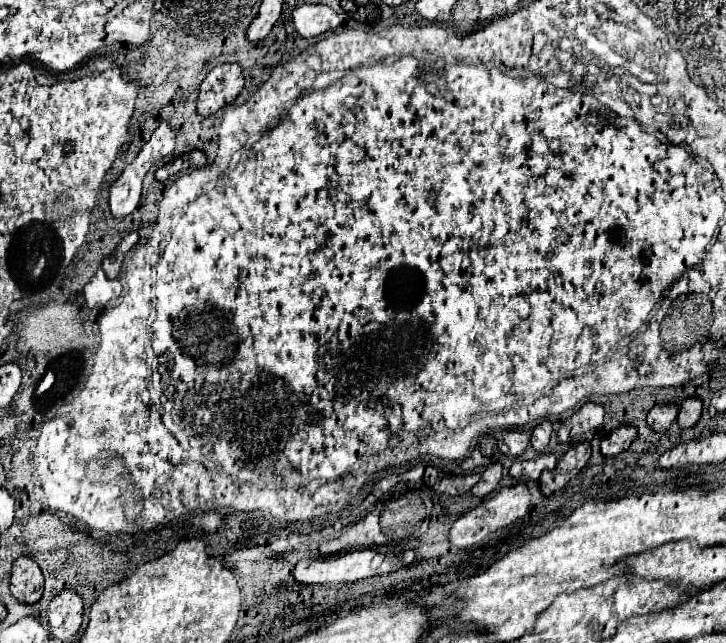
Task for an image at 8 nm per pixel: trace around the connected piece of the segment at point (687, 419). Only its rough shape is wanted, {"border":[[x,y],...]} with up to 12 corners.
{"border":[[685,399],[677,423],[695,427],[701,417],[701,399]]}

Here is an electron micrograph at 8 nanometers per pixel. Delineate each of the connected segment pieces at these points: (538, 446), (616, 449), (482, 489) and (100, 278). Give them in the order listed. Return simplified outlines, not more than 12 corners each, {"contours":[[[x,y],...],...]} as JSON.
{"contours":[[[551,423],[537,425],[531,433],[531,445],[541,453],[549,445]],[[623,425],[611,431],[601,441],[605,455],[627,451],[637,429]],[[501,463],[489,465],[471,489],[475,497],[487,497],[501,481]],[[99,269],[85,285],[89,307],[103,307],[121,295],[121,281]]]}

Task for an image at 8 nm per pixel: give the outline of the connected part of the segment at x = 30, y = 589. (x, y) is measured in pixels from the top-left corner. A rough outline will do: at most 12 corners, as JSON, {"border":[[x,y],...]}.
{"border":[[31,557],[11,569],[11,595],[35,603],[43,595],[43,575]]}

